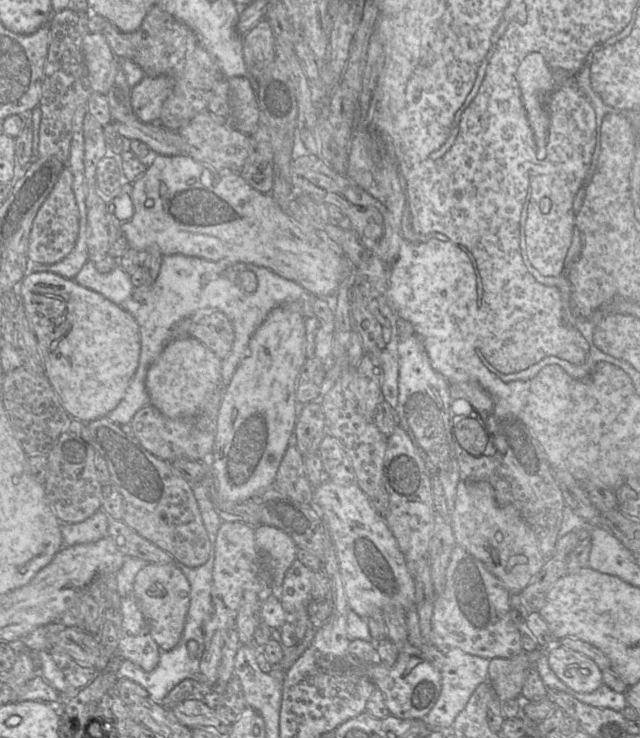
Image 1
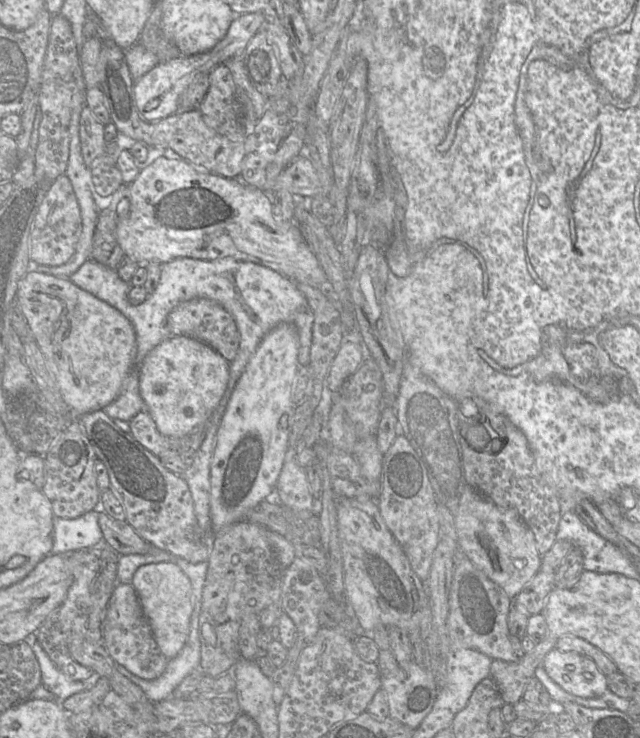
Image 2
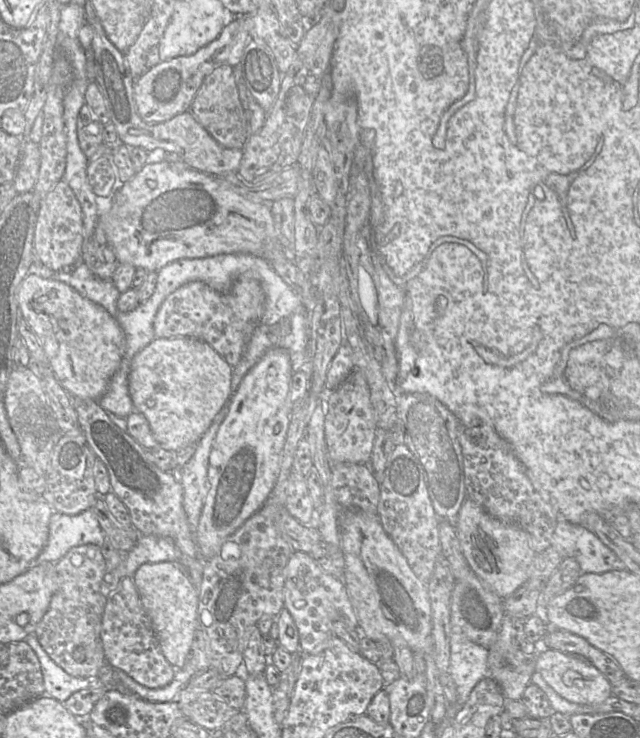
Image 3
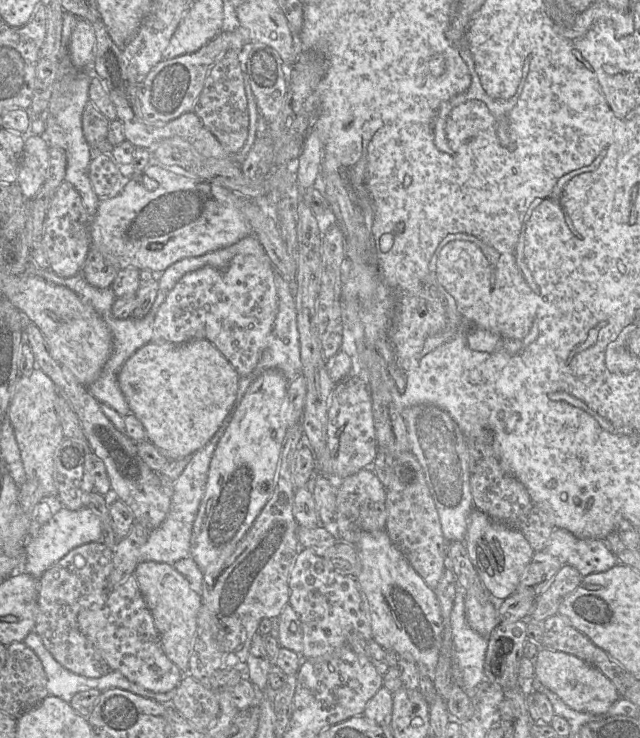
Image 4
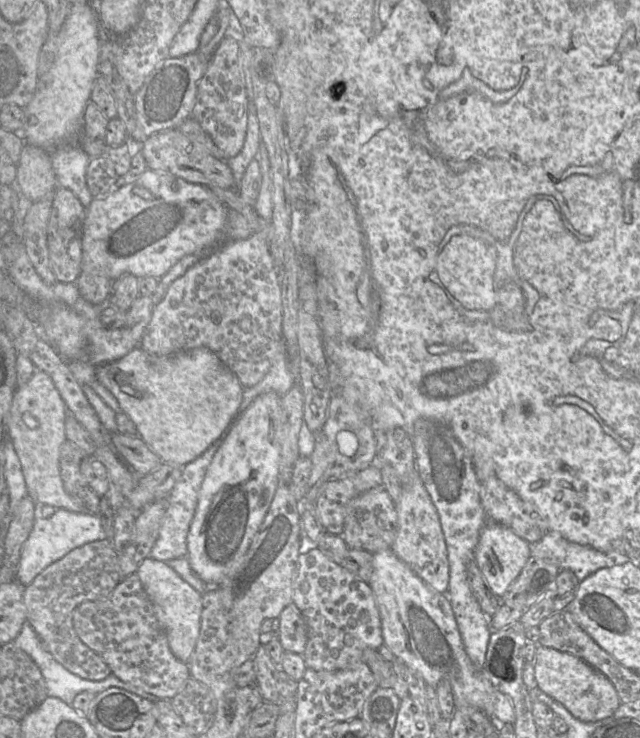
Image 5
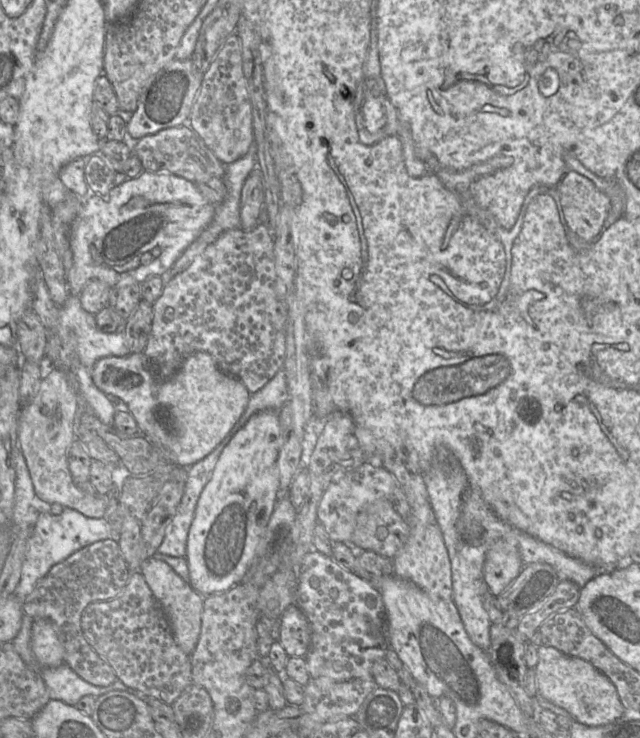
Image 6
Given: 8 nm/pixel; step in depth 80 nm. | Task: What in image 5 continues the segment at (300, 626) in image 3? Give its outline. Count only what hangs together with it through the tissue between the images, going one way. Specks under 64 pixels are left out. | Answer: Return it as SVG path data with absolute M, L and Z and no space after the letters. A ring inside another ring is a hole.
M316 546L305 547L298 557L293 581L292 603L300 610L307 625L307 644L303 653L306 668L336 671L356 668L363 663L365 649L377 650L383 643L380 614L369 584L327 558Z

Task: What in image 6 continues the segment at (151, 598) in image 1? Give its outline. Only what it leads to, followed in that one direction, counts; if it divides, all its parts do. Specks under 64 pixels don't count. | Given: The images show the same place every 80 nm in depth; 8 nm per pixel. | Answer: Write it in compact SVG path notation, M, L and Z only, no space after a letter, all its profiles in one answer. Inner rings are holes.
M155 556L142 562L140 571L160 604L171 627L174 640L181 650L191 656L201 632L204 597L184 581L165 561Z

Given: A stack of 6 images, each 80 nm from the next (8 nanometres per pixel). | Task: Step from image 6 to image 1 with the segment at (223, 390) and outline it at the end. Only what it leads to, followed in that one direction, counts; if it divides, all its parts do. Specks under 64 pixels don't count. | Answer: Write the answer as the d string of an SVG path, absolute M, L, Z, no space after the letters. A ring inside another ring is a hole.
M192 336L172 340L147 371L150 404L169 418L194 418L206 395L222 383L223 360Z

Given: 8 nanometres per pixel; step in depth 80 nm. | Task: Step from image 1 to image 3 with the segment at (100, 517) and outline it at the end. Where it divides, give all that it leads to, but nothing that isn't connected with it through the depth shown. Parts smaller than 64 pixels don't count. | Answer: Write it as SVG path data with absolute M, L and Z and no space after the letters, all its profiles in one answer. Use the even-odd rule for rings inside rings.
M85 510L77 515L53 512L49 521L48 540L33 564L56 563L73 547L94 544L101 548L106 534L96 514Z

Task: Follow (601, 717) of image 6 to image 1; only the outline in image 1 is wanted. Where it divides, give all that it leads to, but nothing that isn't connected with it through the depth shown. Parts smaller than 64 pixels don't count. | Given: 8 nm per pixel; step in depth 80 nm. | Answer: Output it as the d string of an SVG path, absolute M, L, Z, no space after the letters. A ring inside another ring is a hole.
M559 644L545 650L550 668L574 691L591 693L603 684L602 670L586 655Z

